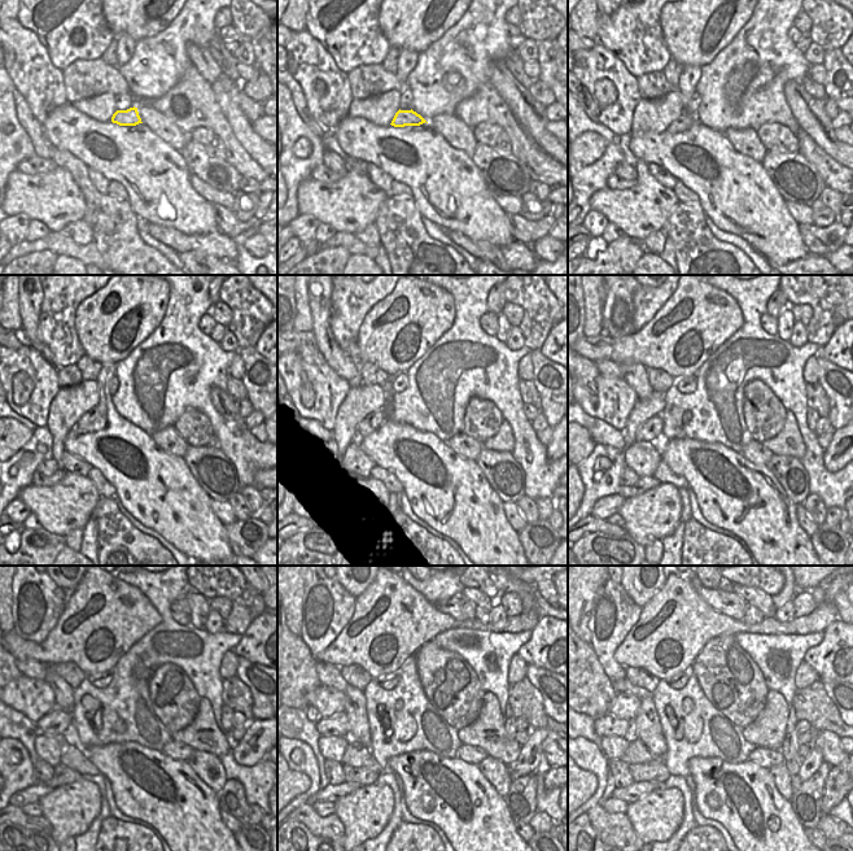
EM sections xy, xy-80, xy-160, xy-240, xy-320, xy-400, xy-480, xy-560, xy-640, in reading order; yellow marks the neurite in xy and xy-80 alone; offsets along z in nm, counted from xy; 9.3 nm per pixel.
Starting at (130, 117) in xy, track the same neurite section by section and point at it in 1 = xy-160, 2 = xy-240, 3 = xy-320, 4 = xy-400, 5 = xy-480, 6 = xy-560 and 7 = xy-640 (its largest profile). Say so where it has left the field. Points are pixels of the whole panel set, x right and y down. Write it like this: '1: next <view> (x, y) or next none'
1: next xy-160 (686, 119)
2: next xy-240 (90, 417)
3: next xy-320 (373, 420)
4: next xy-400 (651, 430)
5: next xy-480 (56, 721)
6: next xy-560 (337, 725)
7: next xy-640 (604, 725)

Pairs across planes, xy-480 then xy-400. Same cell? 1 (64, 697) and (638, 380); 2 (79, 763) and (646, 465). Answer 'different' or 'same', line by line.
1: same
2: different

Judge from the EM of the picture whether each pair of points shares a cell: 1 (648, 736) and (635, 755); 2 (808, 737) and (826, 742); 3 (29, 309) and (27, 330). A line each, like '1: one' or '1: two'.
1: two
2: two
3: one

